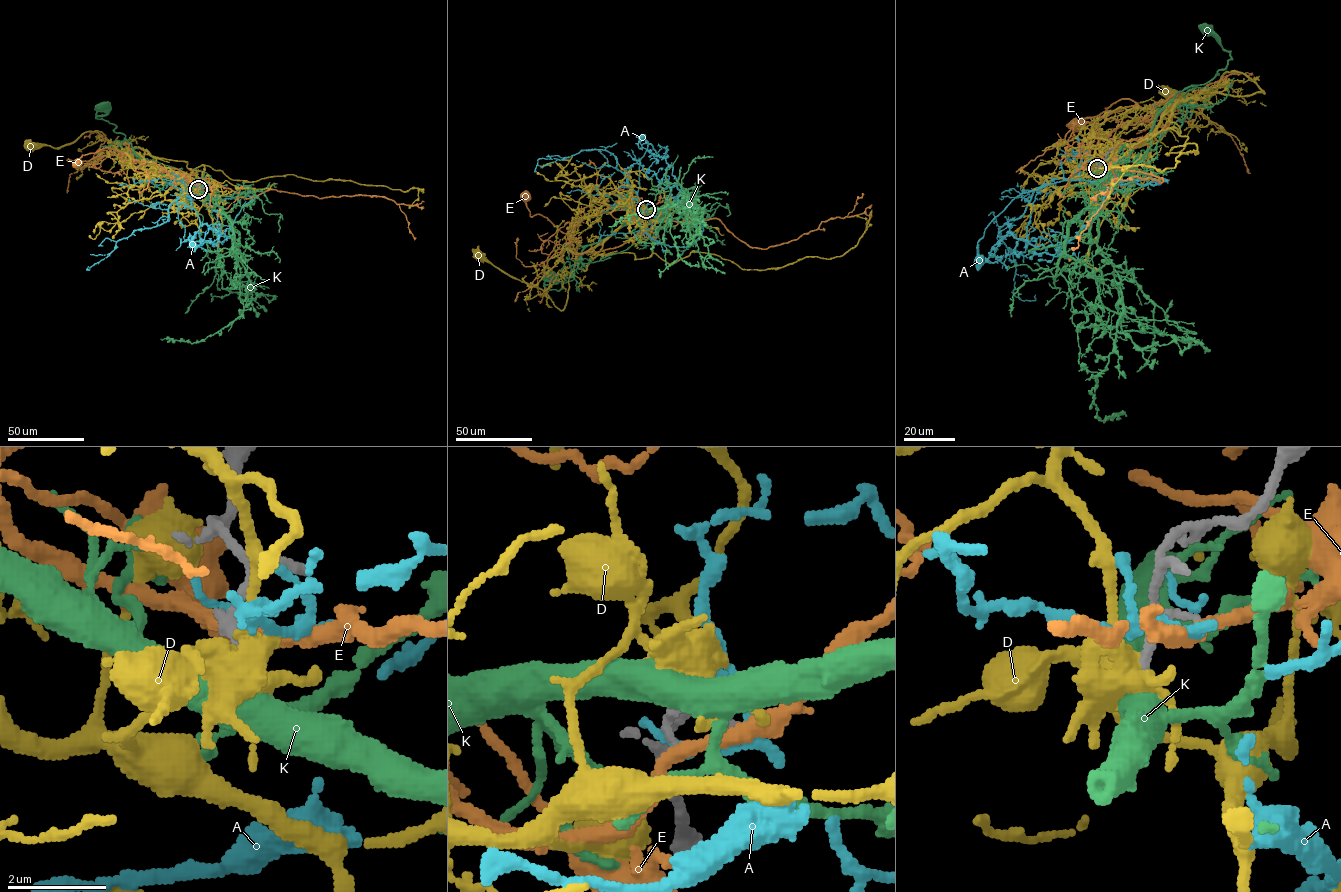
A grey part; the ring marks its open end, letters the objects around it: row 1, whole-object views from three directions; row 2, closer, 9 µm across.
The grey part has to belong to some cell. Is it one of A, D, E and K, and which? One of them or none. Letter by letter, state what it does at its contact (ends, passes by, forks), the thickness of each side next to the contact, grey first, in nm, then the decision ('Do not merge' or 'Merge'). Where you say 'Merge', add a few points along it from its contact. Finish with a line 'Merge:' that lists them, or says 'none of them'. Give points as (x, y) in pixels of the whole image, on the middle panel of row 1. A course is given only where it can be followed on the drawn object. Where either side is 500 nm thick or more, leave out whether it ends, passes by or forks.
A: It ends there. Thickness 170 nm (grey) against 150 nm. Do not merge
D: It forks there. Thickness 240 nm (grey) against 480 nm. Do not merge
E: It passes by. Thickness 130 nm (grey) against 280 nm. Do not merge
K: Thickness 190 nm (grey) against 550 nm. Do not merge
Merge: none of them

